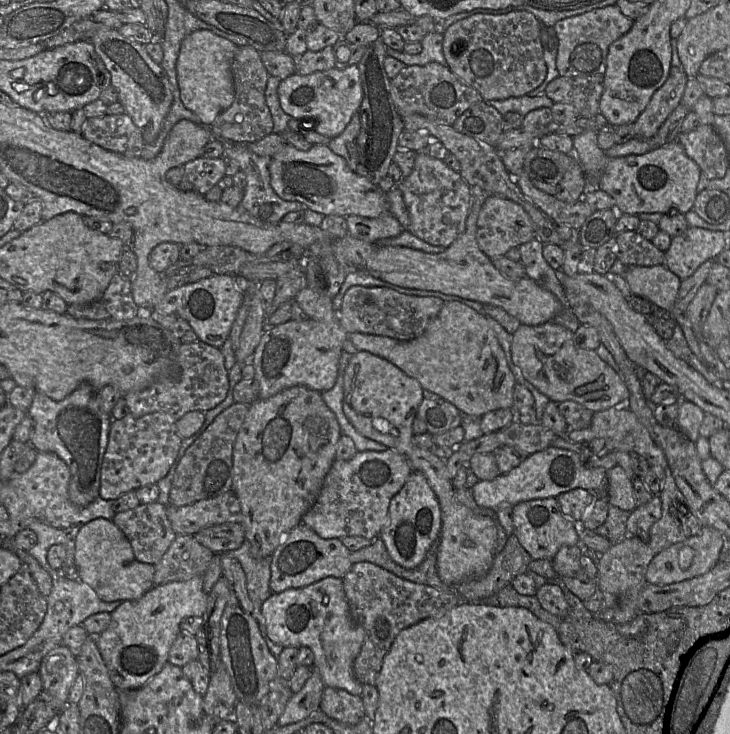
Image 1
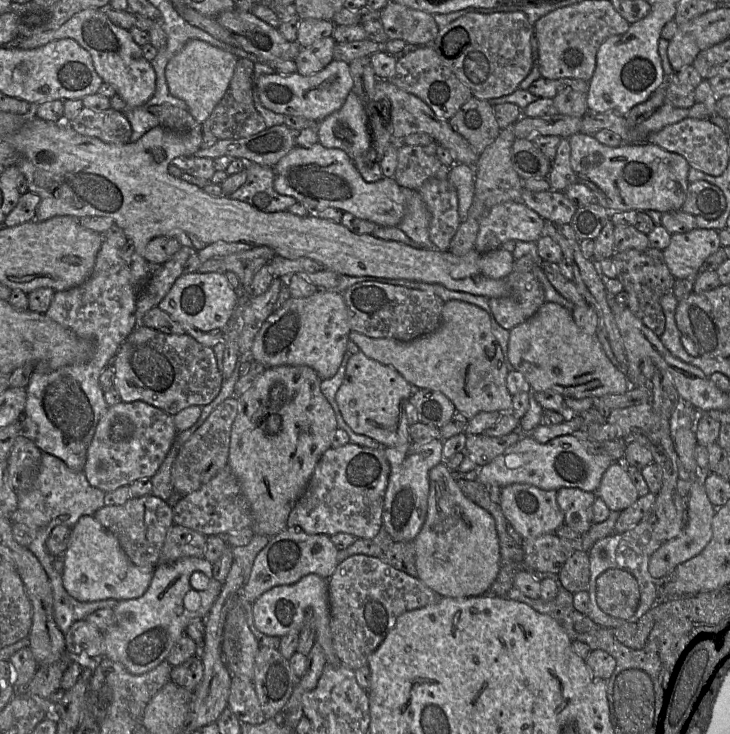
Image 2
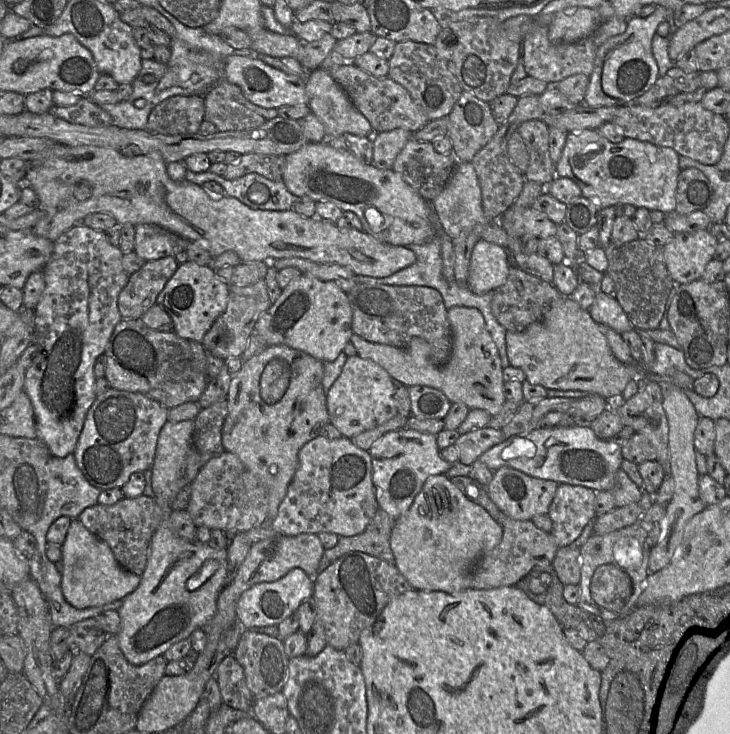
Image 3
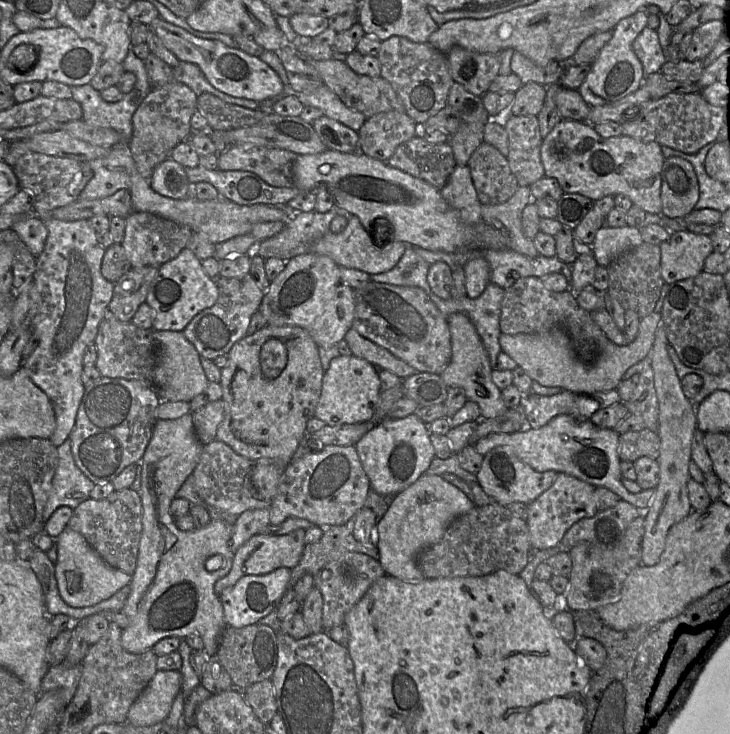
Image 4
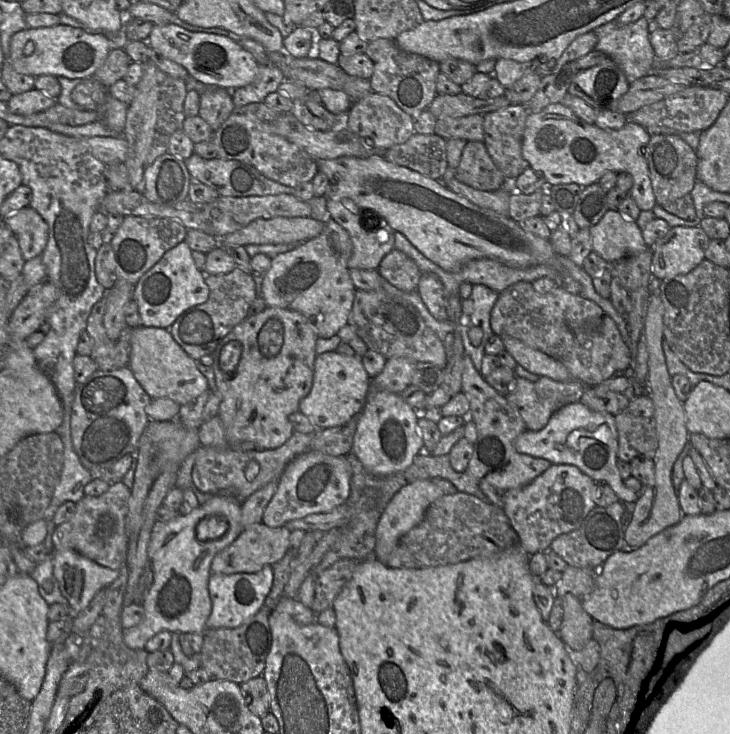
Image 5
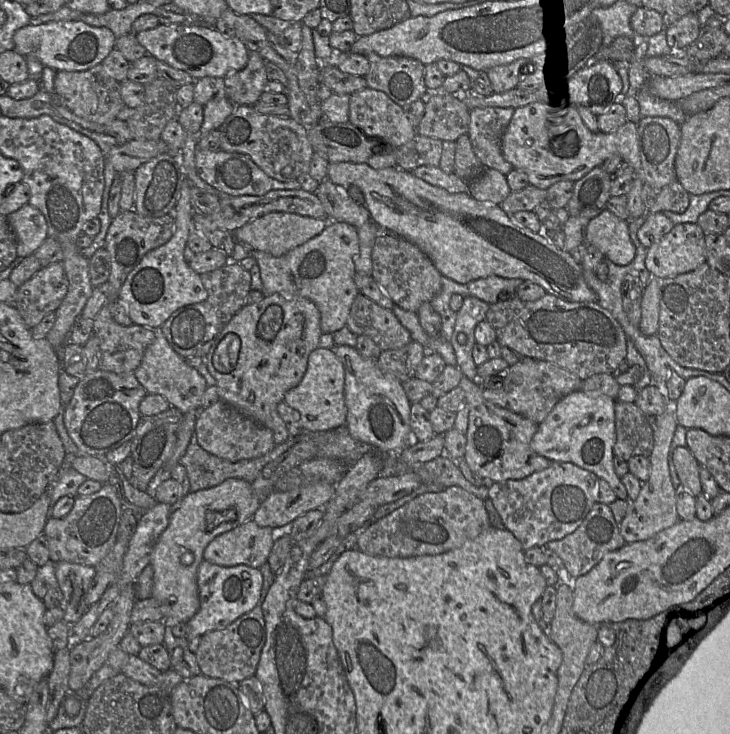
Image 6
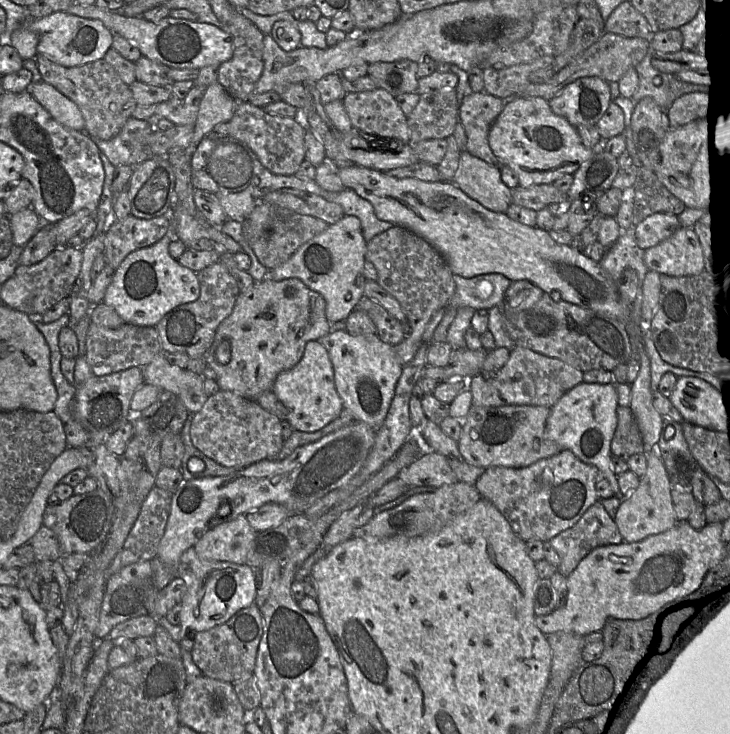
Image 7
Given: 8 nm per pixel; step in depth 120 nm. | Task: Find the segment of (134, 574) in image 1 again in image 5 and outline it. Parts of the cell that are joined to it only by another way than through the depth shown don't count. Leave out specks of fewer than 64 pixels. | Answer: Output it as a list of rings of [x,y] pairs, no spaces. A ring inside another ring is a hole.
[[[69,549],[53,551],[52,561],[53,574],[68,601],[71,617],[76,617],[98,591],[106,589],[119,576],[118,570],[101,566]]]

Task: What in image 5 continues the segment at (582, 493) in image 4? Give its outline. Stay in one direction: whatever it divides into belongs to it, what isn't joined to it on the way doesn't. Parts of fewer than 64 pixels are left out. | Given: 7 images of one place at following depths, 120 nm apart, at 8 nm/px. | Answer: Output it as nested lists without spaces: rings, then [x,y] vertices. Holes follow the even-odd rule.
[[[552,464],[530,484],[503,492],[503,510],[518,535],[518,545],[527,555],[549,551],[551,542],[561,534],[577,529],[595,507],[594,492],[597,483],[570,464]]]

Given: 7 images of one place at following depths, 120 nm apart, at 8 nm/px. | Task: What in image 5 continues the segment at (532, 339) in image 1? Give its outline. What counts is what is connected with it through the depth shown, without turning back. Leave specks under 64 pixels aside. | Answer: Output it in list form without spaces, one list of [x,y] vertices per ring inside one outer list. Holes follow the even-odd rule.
[[[503,337],[501,339],[504,350],[528,372],[556,381],[572,379],[568,369],[560,361],[539,350],[530,348],[518,339],[512,337]]]

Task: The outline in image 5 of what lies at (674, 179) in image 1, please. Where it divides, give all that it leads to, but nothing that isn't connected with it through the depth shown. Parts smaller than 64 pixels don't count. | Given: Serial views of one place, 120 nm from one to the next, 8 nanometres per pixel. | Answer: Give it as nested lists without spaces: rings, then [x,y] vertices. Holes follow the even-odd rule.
[[[562,103],[551,104],[526,119],[522,138],[522,156],[531,169],[541,174],[548,186],[598,183],[608,171],[626,172],[632,176],[629,196],[641,211],[653,210],[657,204],[644,149],[649,133],[640,125],[627,122],[619,130],[601,129],[578,118]]]

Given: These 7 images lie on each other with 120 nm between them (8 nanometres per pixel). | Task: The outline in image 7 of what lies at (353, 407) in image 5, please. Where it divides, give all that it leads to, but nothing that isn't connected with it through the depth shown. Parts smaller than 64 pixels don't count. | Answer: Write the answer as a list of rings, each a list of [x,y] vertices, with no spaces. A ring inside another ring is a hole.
[[[318,340],[306,343],[301,360],[295,367],[277,376],[271,391],[287,408],[287,422],[294,430],[320,430],[335,420],[343,409],[343,402],[334,382],[332,362],[326,348]]]

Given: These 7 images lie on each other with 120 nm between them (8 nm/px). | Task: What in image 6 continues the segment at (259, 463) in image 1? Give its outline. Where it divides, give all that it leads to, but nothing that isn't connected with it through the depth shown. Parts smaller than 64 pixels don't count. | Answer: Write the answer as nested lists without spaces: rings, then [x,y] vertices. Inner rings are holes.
[[[274,293],[265,295],[257,303],[246,304],[226,324],[205,357],[205,364],[216,380],[220,399],[269,428],[273,433],[275,444],[282,444],[290,435],[286,424],[278,414],[277,405],[284,400],[288,390],[301,382],[307,369],[309,354],[319,347],[322,334],[320,312],[317,306],[305,297]]]

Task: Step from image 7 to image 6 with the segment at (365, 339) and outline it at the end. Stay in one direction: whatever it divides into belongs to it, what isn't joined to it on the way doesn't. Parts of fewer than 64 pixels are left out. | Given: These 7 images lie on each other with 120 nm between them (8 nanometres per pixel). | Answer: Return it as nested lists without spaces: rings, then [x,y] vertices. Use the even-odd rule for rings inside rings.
[[[335,345],[333,352],[340,359],[345,372],[345,404],[347,408],[346,427],[350,435],[363,443],[370,444],[380,454],[399,454],[401,450],[418,442],[410,427],[410,408],[403,383],[396,378],[384,374],[377,365],[377,359],[364,358],[355,347]]]

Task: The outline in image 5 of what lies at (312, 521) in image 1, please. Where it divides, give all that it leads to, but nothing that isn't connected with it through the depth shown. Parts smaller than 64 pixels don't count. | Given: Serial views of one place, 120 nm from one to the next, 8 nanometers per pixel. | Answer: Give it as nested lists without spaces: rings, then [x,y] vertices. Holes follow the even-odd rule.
[[[316,450],[297,456],[280,476],[277,490],[264,510],[261,523],[269,527],[283,527],[288,521],[331,511],[348,499],[350,477],[345,456],[332,456]]]

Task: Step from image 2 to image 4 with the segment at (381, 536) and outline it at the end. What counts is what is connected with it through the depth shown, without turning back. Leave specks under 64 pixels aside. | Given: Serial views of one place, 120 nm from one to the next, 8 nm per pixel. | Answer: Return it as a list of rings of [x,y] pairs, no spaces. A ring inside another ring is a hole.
[[[369,490],[365,503],[353,517],[345,524],[337,526],[327,526],[322,528],[323,535],[319,541],[305,545],[298,565],[291,569],[290,587],[299,580],[304,574],[316,575],[328,563],[331,563],[346,553],[358,552],[366,554],[379,562],[378,550],[378,523],[389,508],[393,497],[382,495]]]

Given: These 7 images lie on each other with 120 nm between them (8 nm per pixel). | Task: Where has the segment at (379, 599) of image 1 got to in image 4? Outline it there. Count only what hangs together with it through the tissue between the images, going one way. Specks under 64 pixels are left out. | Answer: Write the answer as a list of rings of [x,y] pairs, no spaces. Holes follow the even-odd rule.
[[[358,552],[346,553],[339,559],[328,563],[314,576],[314,586],[323,598],[323,631],[343,625],[346,614],[364,596],[369,587],[380,577],[386,575],[381,564],[374,558]]]

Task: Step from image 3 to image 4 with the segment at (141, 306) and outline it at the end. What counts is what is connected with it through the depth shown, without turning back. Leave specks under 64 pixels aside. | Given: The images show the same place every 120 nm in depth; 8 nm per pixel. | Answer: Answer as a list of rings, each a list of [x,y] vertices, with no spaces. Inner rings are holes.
[[[143,266],[130,269],[114,285],[109,311],[123,323],[131,322],[139,306],[146,301],[149,288],[160,266]]]

